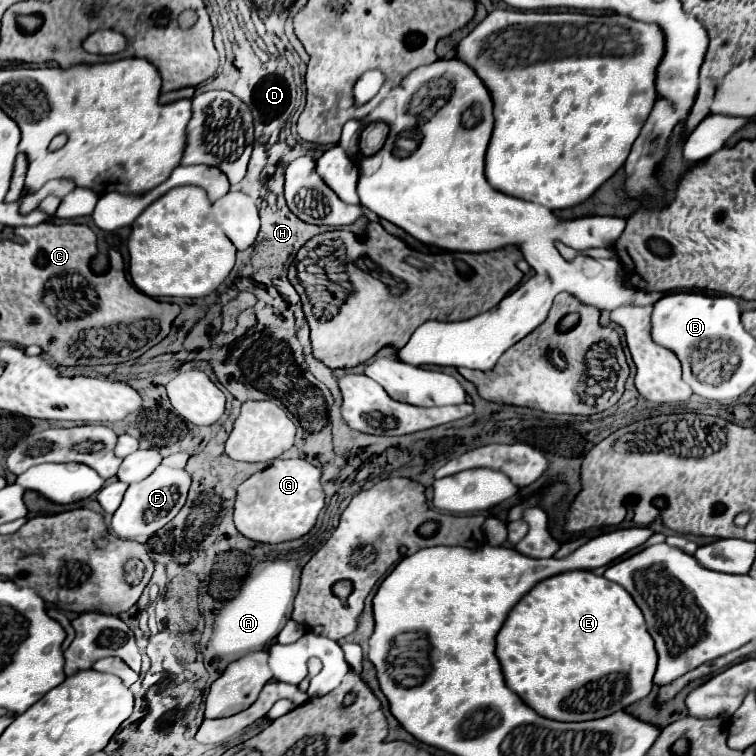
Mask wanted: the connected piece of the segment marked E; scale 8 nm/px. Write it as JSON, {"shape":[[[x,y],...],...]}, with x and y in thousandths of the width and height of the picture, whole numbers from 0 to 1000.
{"shape":[[[749,755],[749,758],[738,758],[722,769],[714,769],[712,774],[706,774],[683,800],[680,806],[672,811],[664,832],[656,840],[656,869],[661,874],[664,893],[669,898],[669,906],[698,933],[704,935],[709,943],[714,943],[717,948],[733,951],[733,954],[778,954],[778,951],[794,951],[802,948],[812,940],[820,940],[825,935],[831,935],[839,927],[852,925],[860,914],[862,914],[862,896],[865,896],[865,880],[868,880],[868,858],[865,858],[865,848],[860,843],[860,837],[854,835],[854,824],[852,824],[852,813],[844,806],[844,800],[839,798],[839,792],[833,790],[831,782],[825,782],[817,771],[804,769],[802,763],[791,763],[783,755]]]}

